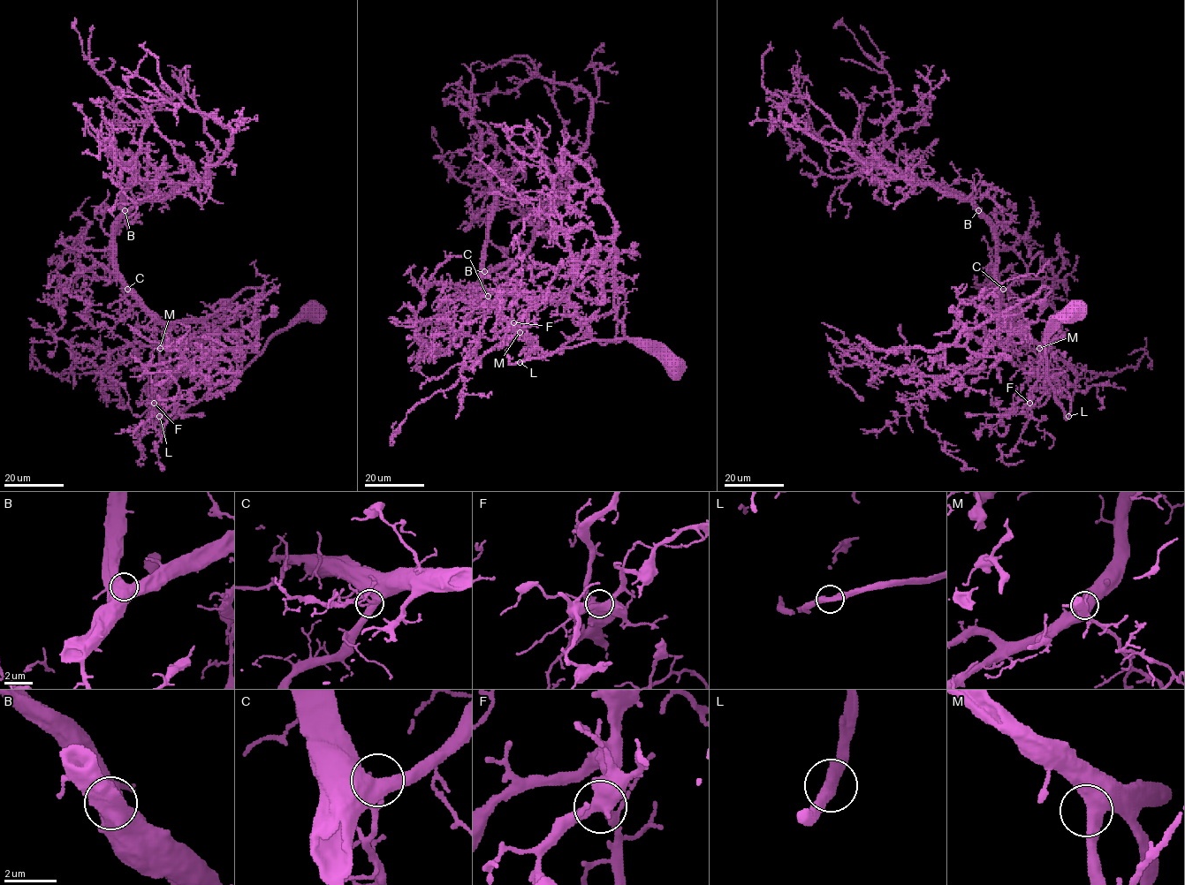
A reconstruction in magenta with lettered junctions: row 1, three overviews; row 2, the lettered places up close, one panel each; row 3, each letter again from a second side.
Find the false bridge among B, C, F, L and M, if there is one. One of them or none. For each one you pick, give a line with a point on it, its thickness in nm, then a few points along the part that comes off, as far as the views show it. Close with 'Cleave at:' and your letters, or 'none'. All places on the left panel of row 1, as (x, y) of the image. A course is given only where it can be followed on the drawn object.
Cleave at: none

